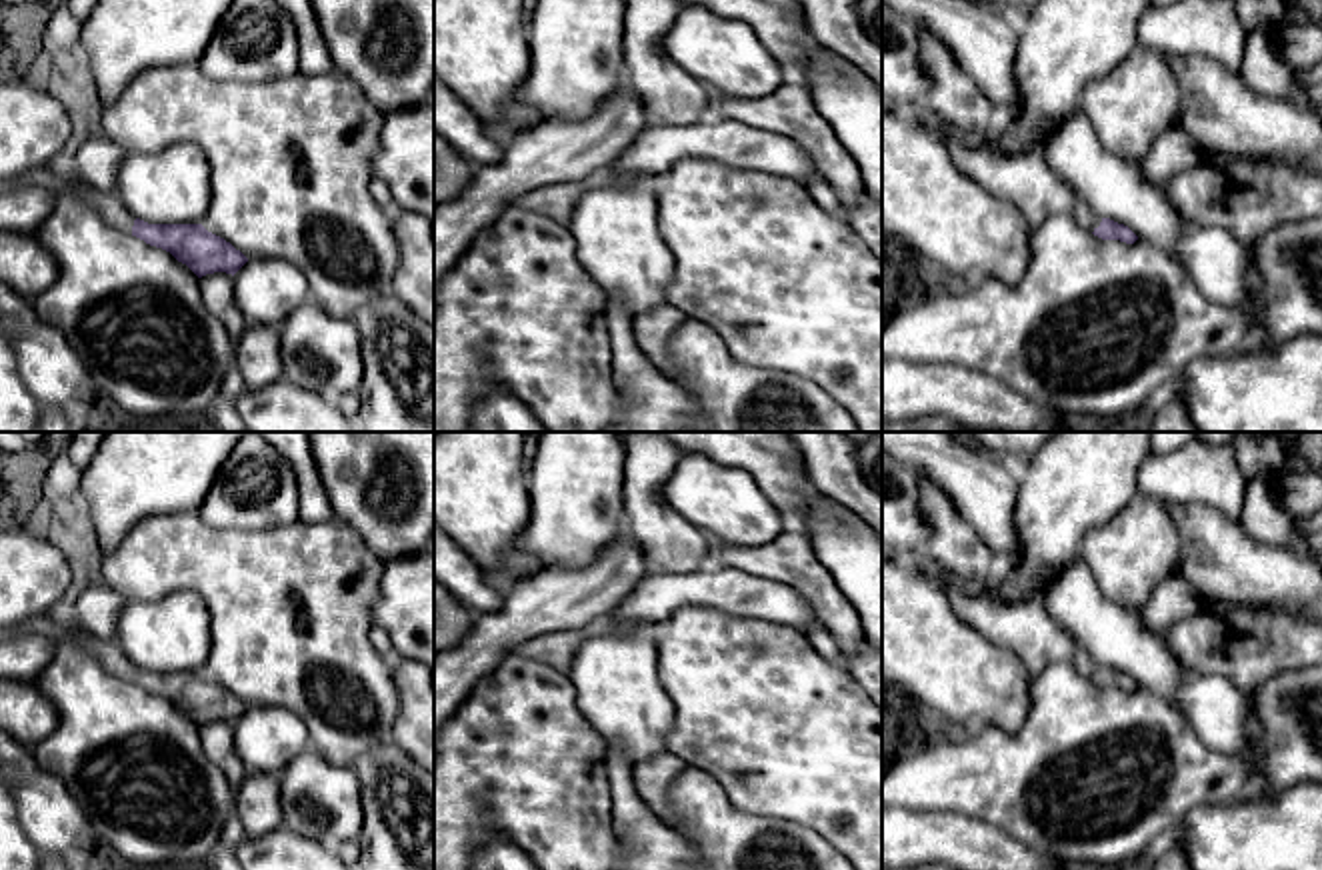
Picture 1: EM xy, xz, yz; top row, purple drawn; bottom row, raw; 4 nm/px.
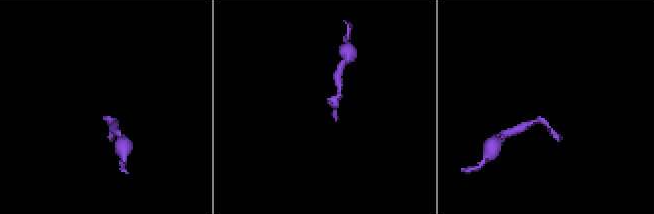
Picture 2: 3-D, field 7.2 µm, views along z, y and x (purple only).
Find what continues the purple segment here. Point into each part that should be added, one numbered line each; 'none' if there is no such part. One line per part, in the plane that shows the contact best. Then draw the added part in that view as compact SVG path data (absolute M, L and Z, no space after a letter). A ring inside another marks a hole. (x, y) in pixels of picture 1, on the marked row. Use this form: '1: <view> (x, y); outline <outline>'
1: yz (1084, 216); outline M1076 200L1072 214L1076 222L1088 232L1094 232L1102 222L1102 218L1092 212L1082 200Z

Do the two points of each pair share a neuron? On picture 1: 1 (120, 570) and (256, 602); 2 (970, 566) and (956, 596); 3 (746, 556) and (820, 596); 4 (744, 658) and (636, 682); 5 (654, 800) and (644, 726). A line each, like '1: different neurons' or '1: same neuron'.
1: same neuron
2: different neurons
3: same neuron
4: different neurons
5: different neurons

